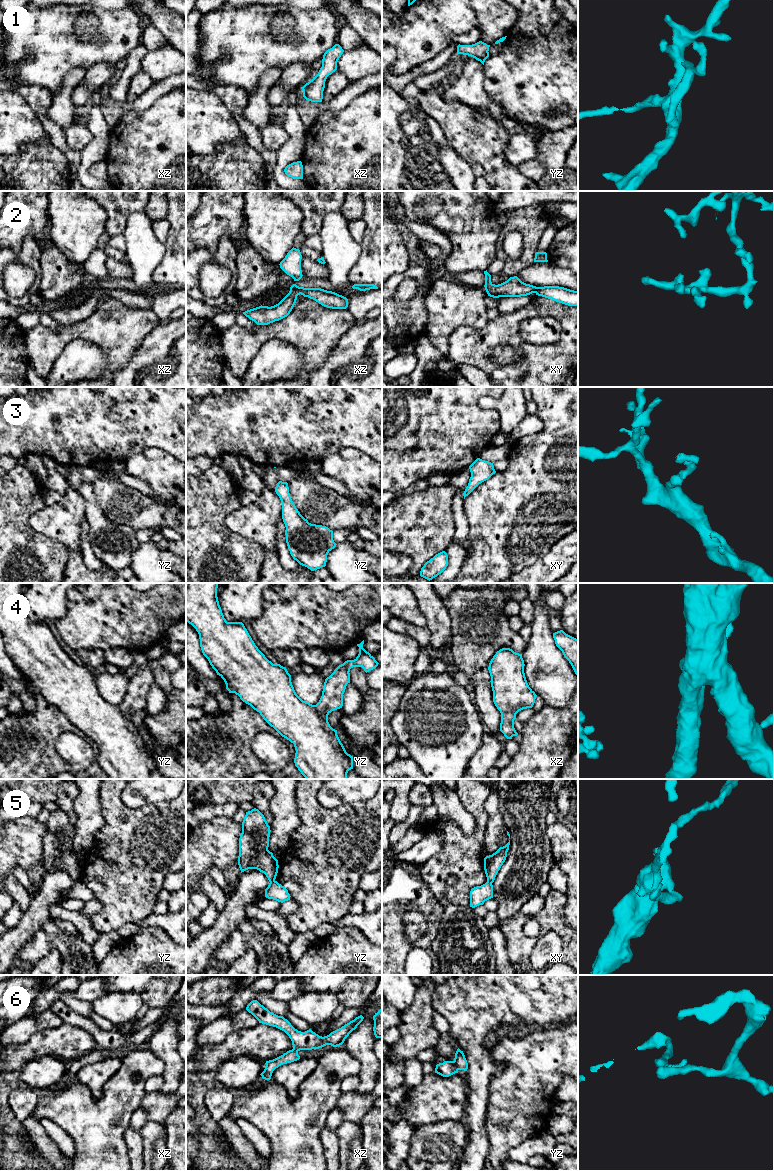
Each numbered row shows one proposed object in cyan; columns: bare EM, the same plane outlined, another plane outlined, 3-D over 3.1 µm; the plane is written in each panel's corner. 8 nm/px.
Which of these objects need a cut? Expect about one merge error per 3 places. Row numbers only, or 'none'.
5, 6

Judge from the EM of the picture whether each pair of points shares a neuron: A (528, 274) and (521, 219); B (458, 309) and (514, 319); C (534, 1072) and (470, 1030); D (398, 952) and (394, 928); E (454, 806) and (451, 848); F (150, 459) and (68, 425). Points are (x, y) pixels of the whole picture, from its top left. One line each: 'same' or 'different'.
A: different
B: different
C: different
D: same
E: different
F: different

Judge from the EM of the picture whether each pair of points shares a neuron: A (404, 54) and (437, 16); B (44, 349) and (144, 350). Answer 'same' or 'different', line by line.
A: same
B: different

